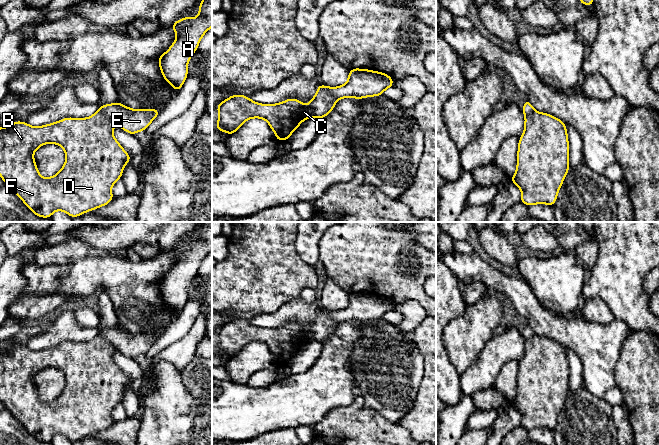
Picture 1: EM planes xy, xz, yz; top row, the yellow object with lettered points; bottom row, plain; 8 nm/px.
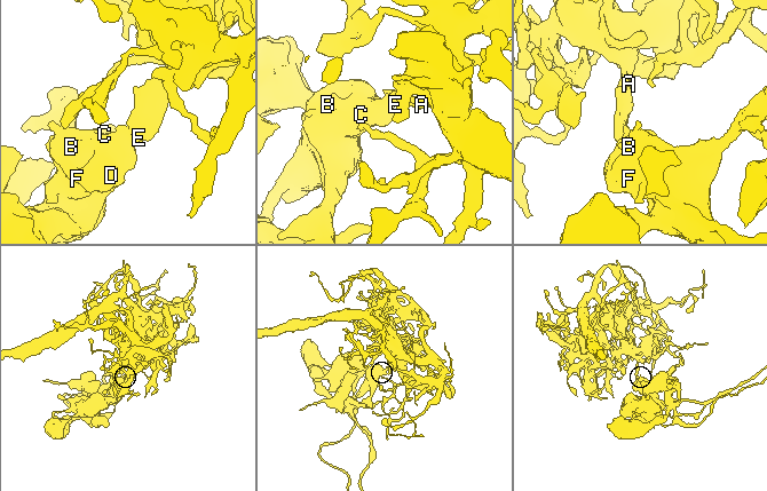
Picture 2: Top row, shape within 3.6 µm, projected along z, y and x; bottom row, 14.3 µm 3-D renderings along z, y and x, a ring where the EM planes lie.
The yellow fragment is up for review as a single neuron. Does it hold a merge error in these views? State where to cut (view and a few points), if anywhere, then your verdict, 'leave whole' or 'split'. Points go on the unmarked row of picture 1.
cut in xy along (98, 333), (114, 346); split

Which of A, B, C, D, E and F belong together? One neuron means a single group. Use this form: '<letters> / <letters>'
A E / B C D F

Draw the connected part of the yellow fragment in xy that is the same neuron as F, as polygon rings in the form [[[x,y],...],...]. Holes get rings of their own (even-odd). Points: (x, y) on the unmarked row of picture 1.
[[[99,334],[87,342],[67,341],[39,351],[14,345],[8,351],[0,351],[0,401],[41,442],[50,442],[58,434],[75,442],[105,430],[114,423],[111,412],[122,401],[126,387],[132,384],[114,362],[113,353],[114,346]],[[48,367],[62,370],[66,385],[57,398],[43,402],[33,378]]]

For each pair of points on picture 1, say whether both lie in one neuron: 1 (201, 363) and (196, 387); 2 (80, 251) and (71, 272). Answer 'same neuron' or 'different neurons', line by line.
1: same neuron
2: different neurons

